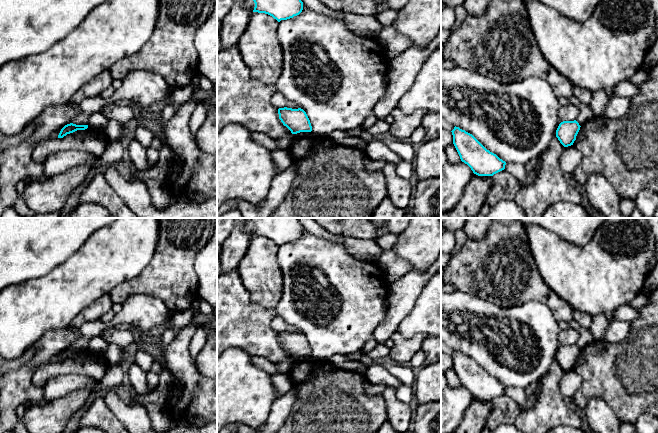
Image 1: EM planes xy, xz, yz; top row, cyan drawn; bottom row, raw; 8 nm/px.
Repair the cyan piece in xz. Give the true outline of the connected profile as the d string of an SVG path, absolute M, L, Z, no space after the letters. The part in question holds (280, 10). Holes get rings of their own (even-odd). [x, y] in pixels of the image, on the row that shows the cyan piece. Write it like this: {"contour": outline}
{"contour": "M253 0L255 7L253 12L265 13L272 16L278 22L299 15L303 10L301 0Z"}

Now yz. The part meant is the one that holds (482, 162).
{"contour": "M454 127L453 144L462 162L478 176L493 176L505 169L506 162L487 150L472 134Z"}

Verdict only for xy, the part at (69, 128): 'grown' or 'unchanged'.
unchanged

